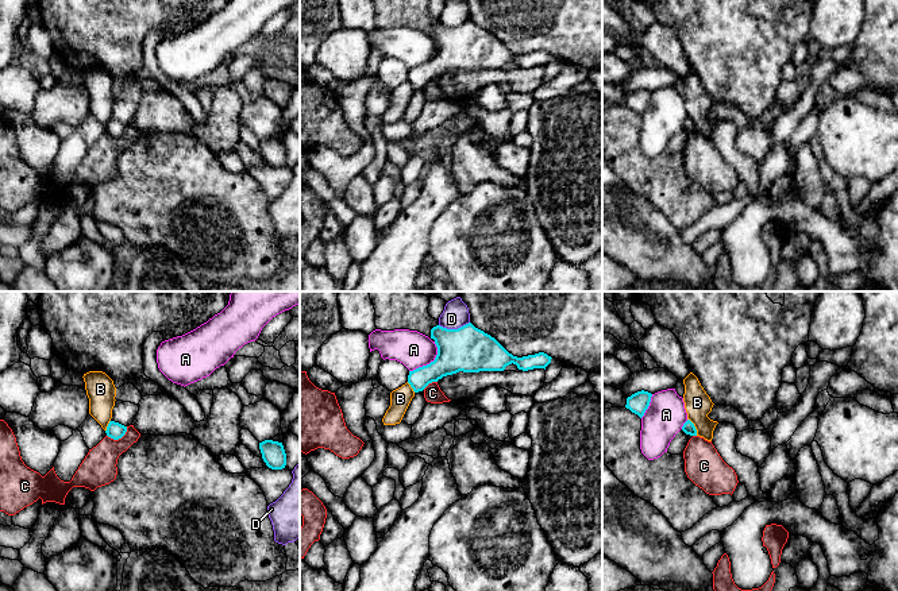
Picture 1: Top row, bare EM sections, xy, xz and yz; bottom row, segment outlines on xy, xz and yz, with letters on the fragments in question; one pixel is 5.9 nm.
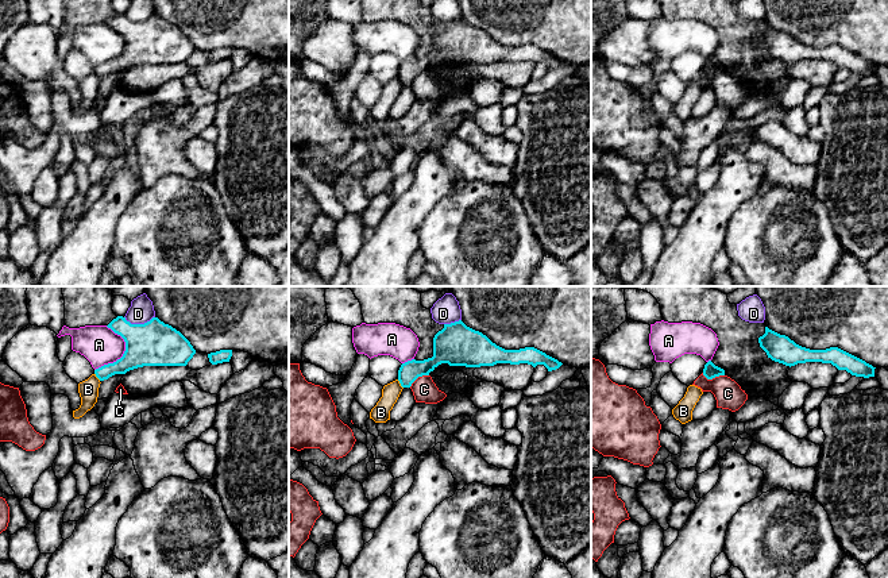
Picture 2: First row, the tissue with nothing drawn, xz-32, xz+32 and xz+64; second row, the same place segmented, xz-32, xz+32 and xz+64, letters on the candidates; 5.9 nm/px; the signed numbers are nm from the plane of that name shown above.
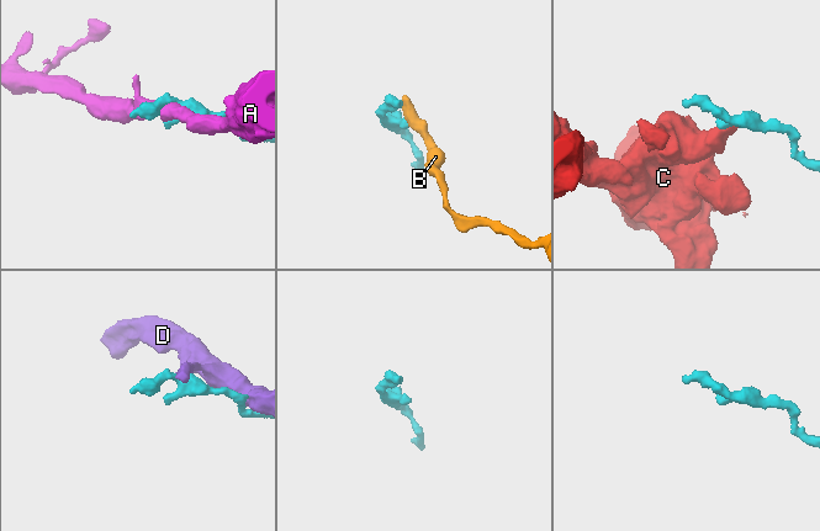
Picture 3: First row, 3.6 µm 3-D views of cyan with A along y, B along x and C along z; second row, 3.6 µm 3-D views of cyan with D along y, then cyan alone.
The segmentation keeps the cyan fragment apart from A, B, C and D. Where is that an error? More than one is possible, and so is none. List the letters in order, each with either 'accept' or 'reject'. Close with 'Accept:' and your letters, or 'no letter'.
A: reject
B: reject
C: reject
D: reject
Accept: no letter

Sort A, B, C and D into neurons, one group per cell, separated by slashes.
A / B / C / D

